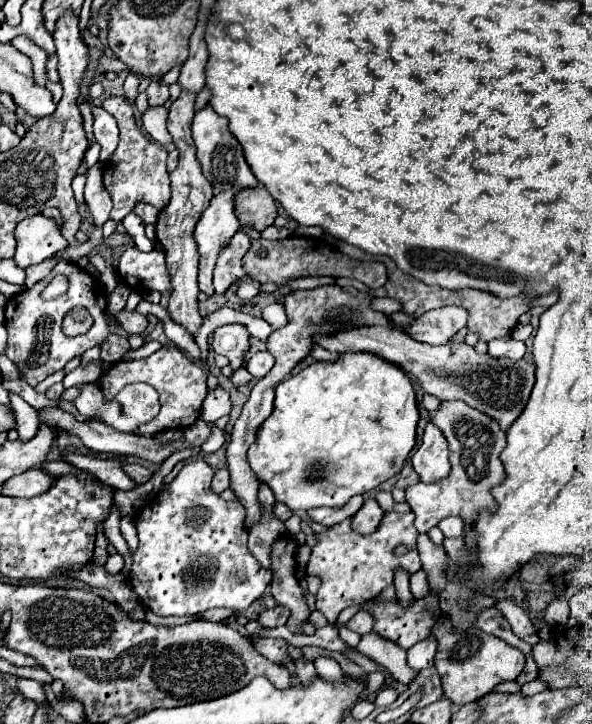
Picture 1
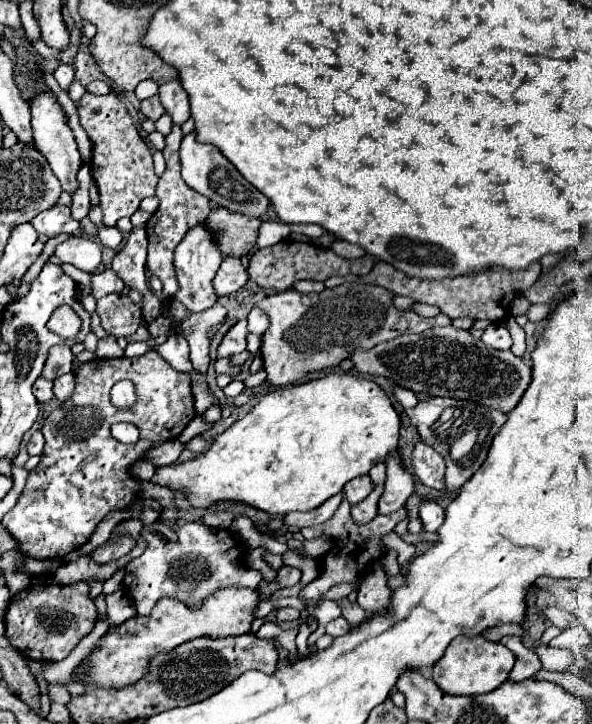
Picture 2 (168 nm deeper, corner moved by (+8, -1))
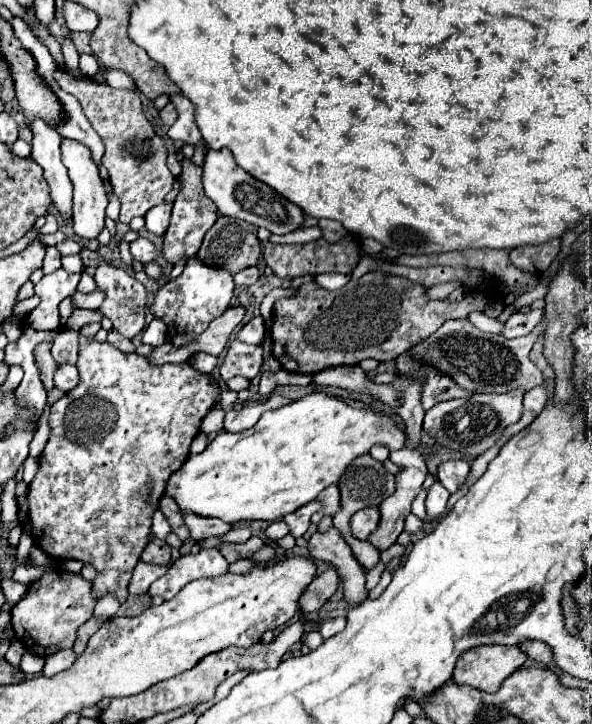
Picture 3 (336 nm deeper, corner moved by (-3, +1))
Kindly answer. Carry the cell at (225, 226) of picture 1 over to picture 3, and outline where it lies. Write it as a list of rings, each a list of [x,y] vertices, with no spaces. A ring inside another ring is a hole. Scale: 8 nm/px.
[[[190,257],[186,261],[182,275],[158,289],[156,299],[152,303],[152,313],[168,325],[170,343],[180,347],[194,341],[196,335],[200,335],[212,319],[220,317],[228,309],[232,291],[234,291],[232,273],[228,273],[222,267],[210,267],[202,263],[198,257]]]

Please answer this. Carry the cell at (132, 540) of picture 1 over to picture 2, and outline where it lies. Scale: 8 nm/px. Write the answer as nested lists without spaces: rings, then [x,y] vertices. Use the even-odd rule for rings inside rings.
[[[117,571],[109,581],[105,581],[105,585],[103,585],[103,595],[115,593],[117,589],[121,589],[121,585],[123,585],[123,571]]]

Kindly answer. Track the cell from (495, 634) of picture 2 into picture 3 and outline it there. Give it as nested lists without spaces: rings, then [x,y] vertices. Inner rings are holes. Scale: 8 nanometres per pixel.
[[[526,639],[526,641],[520,641],[518,647],[527,654],[528,658],[544,663],[544,665],[546,665],[550,671],[554,671],[554,673],[562,673],[560,667],[556,665],[556,661],[554,661],[552,649],[550,649],[546,643],[542,643],[542,641],[538,641],[538,639]]]

